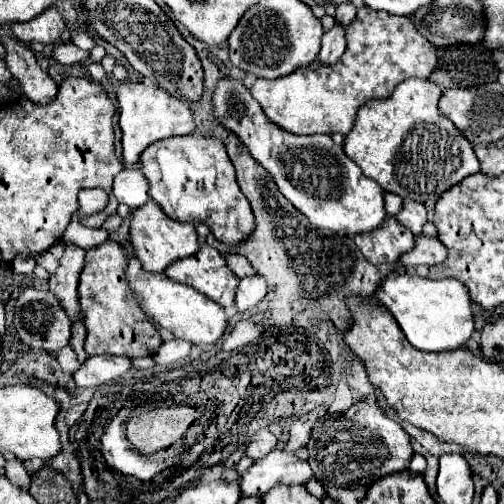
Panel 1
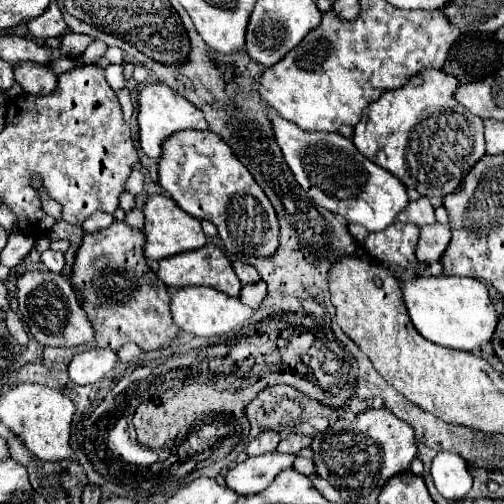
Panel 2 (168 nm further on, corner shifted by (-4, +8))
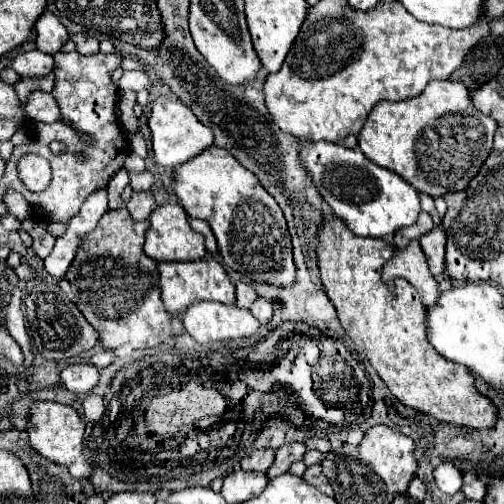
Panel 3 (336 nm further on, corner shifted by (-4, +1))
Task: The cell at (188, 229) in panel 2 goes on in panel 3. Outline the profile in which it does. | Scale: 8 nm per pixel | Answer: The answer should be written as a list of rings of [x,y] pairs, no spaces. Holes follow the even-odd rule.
[[[168,203],[160,205],[150,213],[150,227],[146,231],[146,241],[144,241],[144,253],[154,259],[156,263],[160,261],[196,261],[206,257],[204,249],[204,237],[196,233],[190,223],[186,211],[178,203]]]

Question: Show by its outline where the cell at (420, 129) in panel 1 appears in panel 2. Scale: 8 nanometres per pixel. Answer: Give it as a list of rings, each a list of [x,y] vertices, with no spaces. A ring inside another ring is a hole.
[[[424,70],[400,90],[384,92],[354,126],[352,142],[374,164],[386,168],[422,196],[446,196],[486,154],[484,120],[454,100],[458,80],[442,70]]]

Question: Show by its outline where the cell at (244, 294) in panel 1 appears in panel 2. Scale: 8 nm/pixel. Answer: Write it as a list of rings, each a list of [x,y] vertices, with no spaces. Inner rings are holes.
[[[256,282],[256,284],[248,284],[248,286],[244,286],[242,290],[240,290],[240,300],[244,302],[244,304],[248,304],[248,306],[252,306],[254,310],[258,310],[260,308],[260,304],[262,304],[262,300],[266,298],[266,284],[262,284],[262,282]]]

